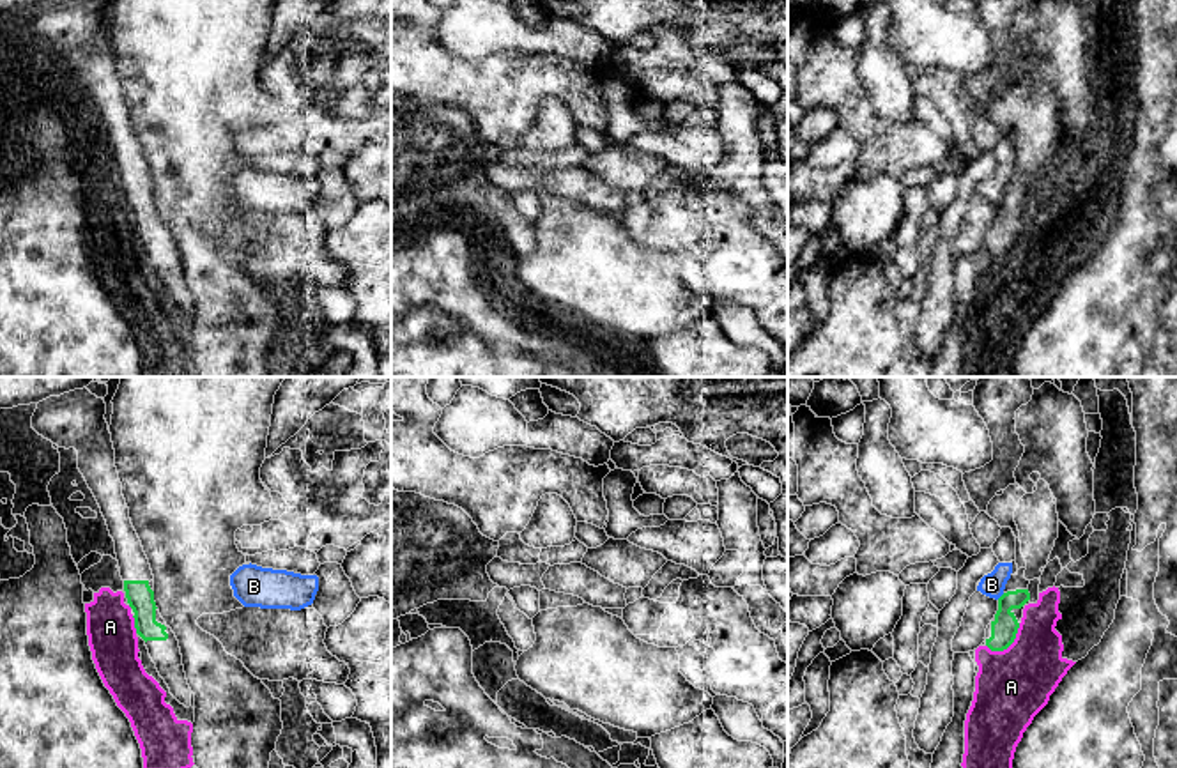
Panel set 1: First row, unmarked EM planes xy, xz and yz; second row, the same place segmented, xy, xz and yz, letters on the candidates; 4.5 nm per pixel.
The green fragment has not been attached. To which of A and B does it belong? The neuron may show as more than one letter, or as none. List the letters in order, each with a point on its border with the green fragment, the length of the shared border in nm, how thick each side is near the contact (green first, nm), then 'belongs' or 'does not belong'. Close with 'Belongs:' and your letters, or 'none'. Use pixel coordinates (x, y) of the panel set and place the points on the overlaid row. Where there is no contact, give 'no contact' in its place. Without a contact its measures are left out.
A: contact yz (1007, 646); length 190 nm; calibres 120 and 340 nm; does not belong
B: contact yz (1002, 595); length 50 nm; calibres 120 and 110 nm; does not belong
Belongs: none

